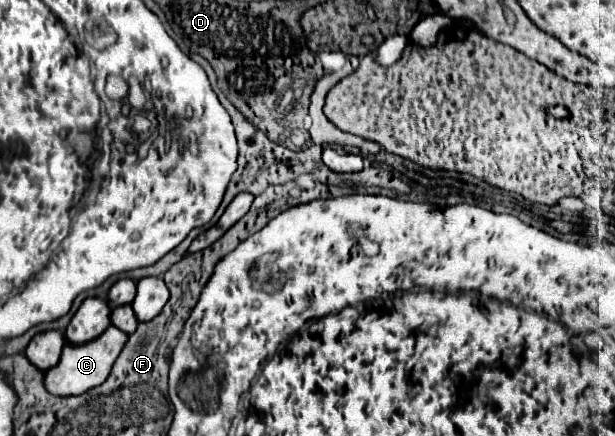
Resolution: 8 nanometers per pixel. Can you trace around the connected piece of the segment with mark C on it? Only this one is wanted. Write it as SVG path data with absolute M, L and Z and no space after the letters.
M108 326L108 330L102 332L102 336L84 342L84 344L66 344L60 356L60 362L56 366L52 366L50 370L46 370L46 390L50 390L50 394L56 396L78 396L84 394L86 390L102 384L108 374L110 368L114 364L114 360L118 358L118 354L122 352L124 344L128 340L128 334L122 332L116 326Z

